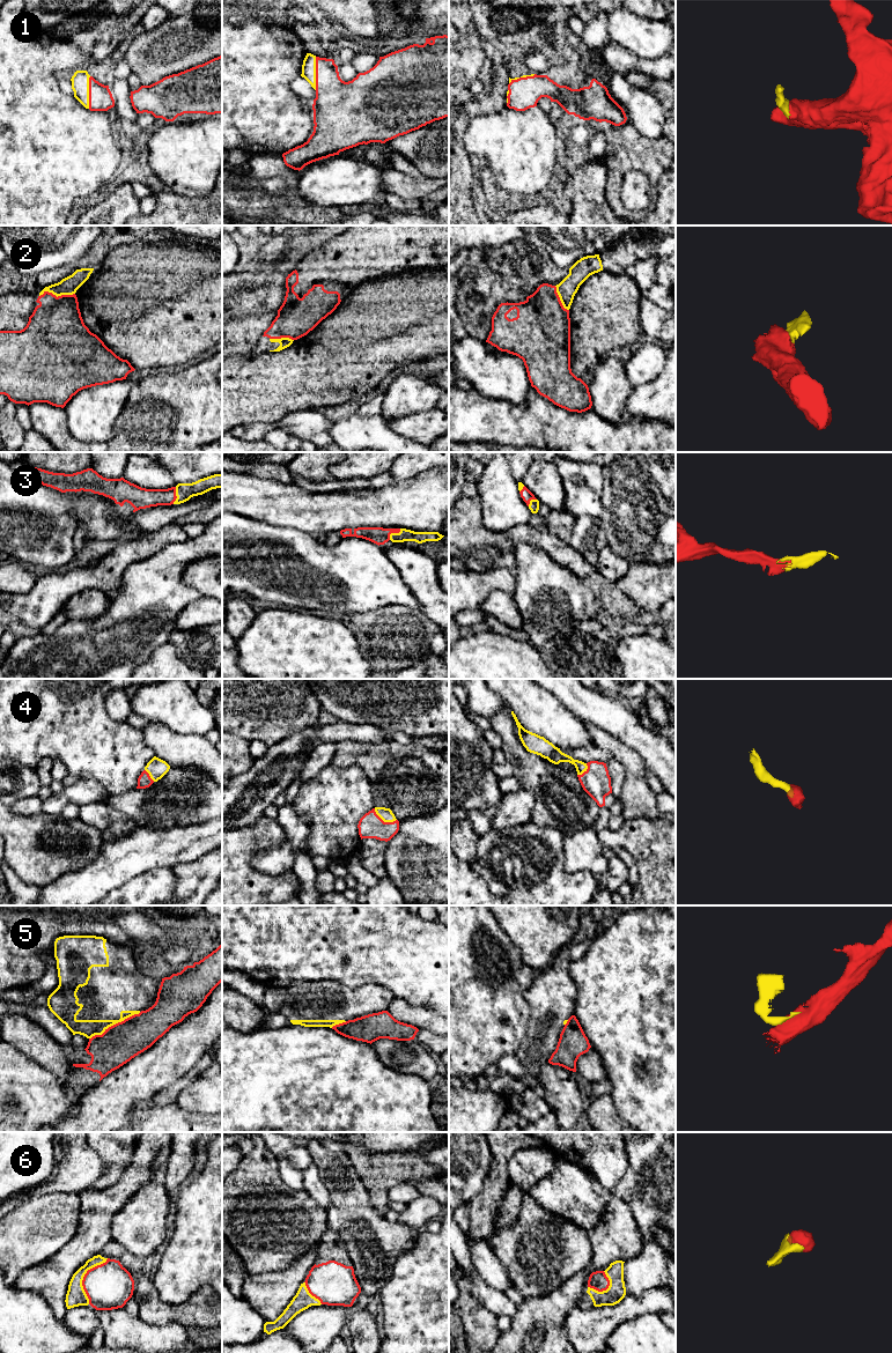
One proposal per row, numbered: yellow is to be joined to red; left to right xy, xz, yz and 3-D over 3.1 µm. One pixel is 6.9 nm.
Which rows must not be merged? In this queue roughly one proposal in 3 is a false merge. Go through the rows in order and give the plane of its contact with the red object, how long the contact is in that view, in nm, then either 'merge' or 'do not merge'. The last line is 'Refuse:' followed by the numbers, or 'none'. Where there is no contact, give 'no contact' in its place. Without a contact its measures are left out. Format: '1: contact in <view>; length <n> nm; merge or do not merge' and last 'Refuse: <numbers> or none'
1: contact in xz; length 240 nm; merge
2: contact in xy; length 240 nm; merge
3: contact in xz; length 120 nm; merge
4: contact in xz; length 180 nm; merge
5: contact in xy; length 400 nm; do not merge
6: contact in xy; length 340 nm; merge
Refuse: 5

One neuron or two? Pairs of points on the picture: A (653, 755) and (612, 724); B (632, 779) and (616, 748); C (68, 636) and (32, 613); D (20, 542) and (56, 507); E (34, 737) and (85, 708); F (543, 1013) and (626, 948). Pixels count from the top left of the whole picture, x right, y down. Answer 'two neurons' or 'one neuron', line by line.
A: one neuron
B: one neuron
C: two neurons
D: one neuron
E: one neuron
F: two neurons

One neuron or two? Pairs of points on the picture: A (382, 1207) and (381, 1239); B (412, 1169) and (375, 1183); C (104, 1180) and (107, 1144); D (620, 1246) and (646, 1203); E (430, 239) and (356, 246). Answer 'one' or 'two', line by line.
A: two
B: one
C: one
D: two
E: one

